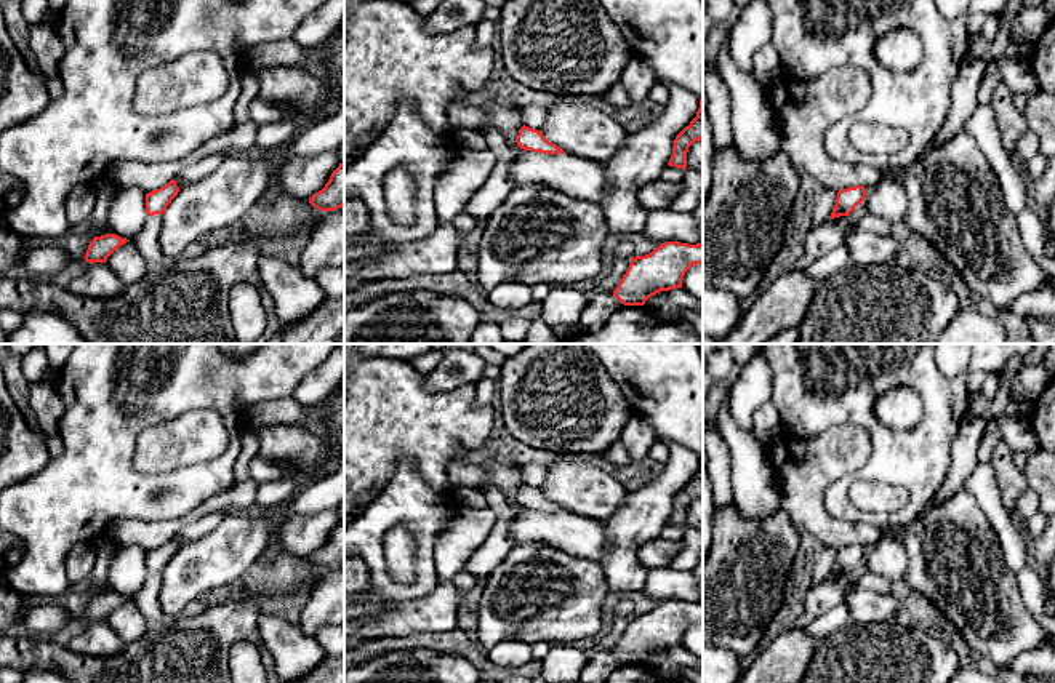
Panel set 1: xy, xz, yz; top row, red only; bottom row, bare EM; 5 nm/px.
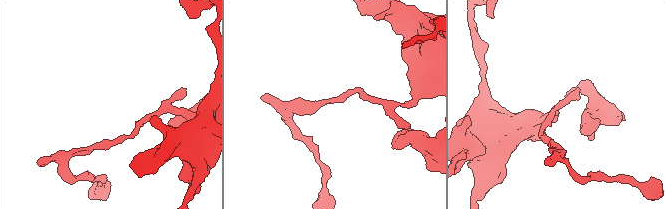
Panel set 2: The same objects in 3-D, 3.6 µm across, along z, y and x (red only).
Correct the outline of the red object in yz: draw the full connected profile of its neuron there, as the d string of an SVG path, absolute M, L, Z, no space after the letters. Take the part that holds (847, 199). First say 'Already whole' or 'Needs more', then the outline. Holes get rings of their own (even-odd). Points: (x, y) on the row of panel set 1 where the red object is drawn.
Already whole. M863 186L847 187L837 192L836 205L831 213L831 219L839 216L848 216L856 205L860 205L866 197L866 189Z

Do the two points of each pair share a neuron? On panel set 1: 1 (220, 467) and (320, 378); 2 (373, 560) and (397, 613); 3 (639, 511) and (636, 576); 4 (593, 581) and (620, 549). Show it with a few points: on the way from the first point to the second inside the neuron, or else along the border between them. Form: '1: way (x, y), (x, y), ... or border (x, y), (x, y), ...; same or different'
1: border (317, 365), (290, 395); different
2: border (429, 592), (404, 600), (362, 599); different
3: way (629, 527), (626, 530), (626, 560); same
4: border (599, 563), (609, 589); different

